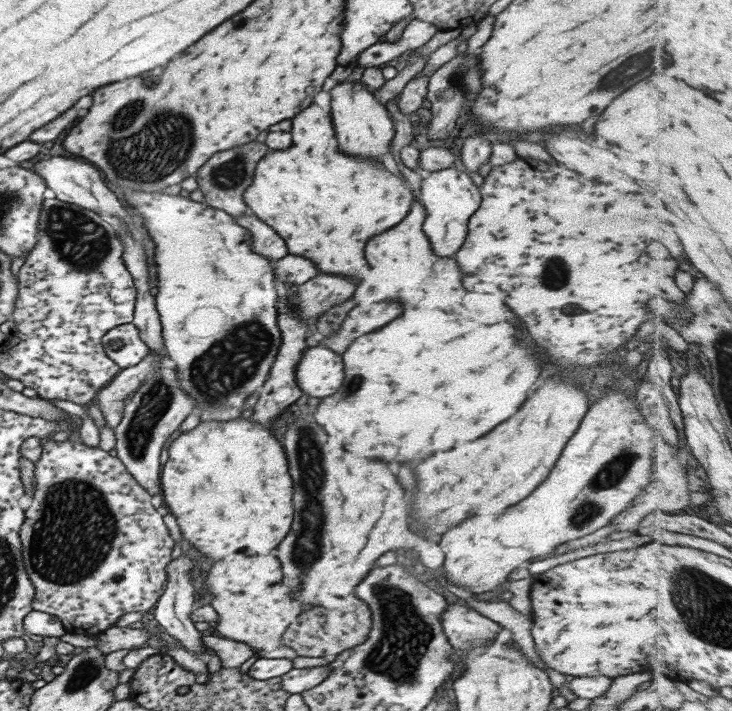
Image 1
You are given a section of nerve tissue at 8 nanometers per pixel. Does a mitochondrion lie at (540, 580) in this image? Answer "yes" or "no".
no

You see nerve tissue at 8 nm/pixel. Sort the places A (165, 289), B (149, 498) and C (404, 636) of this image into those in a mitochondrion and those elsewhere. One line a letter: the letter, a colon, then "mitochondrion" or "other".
A: other
B: other
C: mitochondrion

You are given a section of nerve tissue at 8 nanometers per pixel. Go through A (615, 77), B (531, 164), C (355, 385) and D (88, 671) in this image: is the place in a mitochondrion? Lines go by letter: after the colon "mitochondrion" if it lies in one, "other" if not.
A: mitochondrion
B: other
C: mitochondrion
D: mitochondrion

